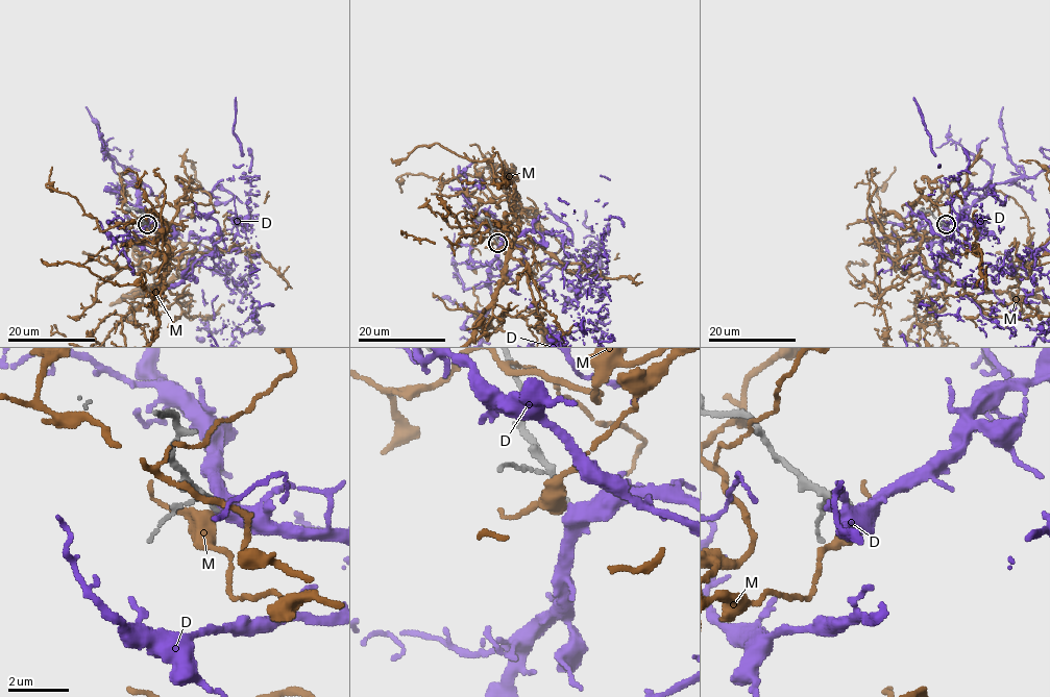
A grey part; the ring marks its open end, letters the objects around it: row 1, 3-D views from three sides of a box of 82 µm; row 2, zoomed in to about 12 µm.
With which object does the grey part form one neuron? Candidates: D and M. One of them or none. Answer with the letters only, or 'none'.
D

